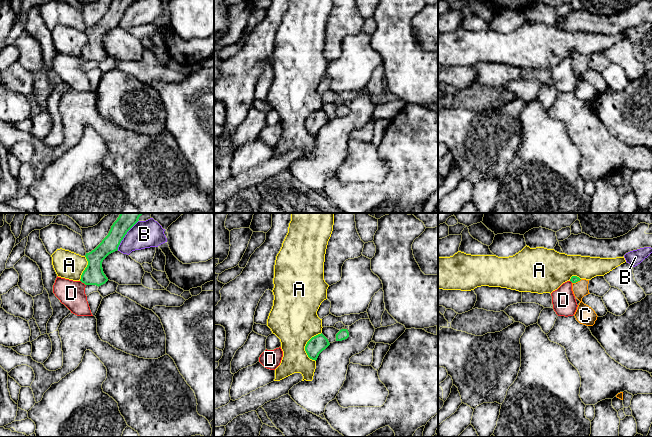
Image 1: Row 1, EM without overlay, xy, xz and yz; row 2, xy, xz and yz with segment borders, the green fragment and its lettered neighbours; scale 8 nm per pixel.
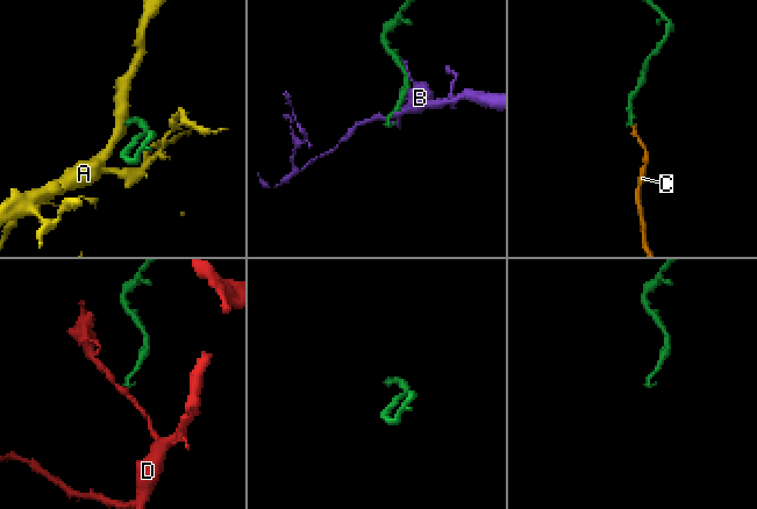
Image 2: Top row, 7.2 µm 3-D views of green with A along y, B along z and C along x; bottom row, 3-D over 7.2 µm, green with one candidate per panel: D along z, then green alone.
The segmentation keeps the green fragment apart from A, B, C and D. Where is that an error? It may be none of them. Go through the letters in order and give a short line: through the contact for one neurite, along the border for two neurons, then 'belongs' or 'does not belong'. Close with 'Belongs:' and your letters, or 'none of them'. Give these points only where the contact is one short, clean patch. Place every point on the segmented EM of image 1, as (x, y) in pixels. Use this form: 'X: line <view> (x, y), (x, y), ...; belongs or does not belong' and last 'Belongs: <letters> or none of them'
A: line xz (321, 332), (314, 335), (305, 346), (306, 354), (315, 361); does not belong
B: does not belong
C: line yz (574, 279), (576, 281), (580, 289); belongs
D: line xy (80, 280), (85, 285); does not belong
Belongs: C

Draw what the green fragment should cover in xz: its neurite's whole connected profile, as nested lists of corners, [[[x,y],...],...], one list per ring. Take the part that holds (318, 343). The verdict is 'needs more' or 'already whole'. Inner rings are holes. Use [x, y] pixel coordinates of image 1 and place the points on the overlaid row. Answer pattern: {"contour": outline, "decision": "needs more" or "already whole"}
{"contour": [[[321,333],[312,337],[305,346],[308,357],[317,360],[319,354],[330,345],[328,339]]], "decision": "already whole"}

